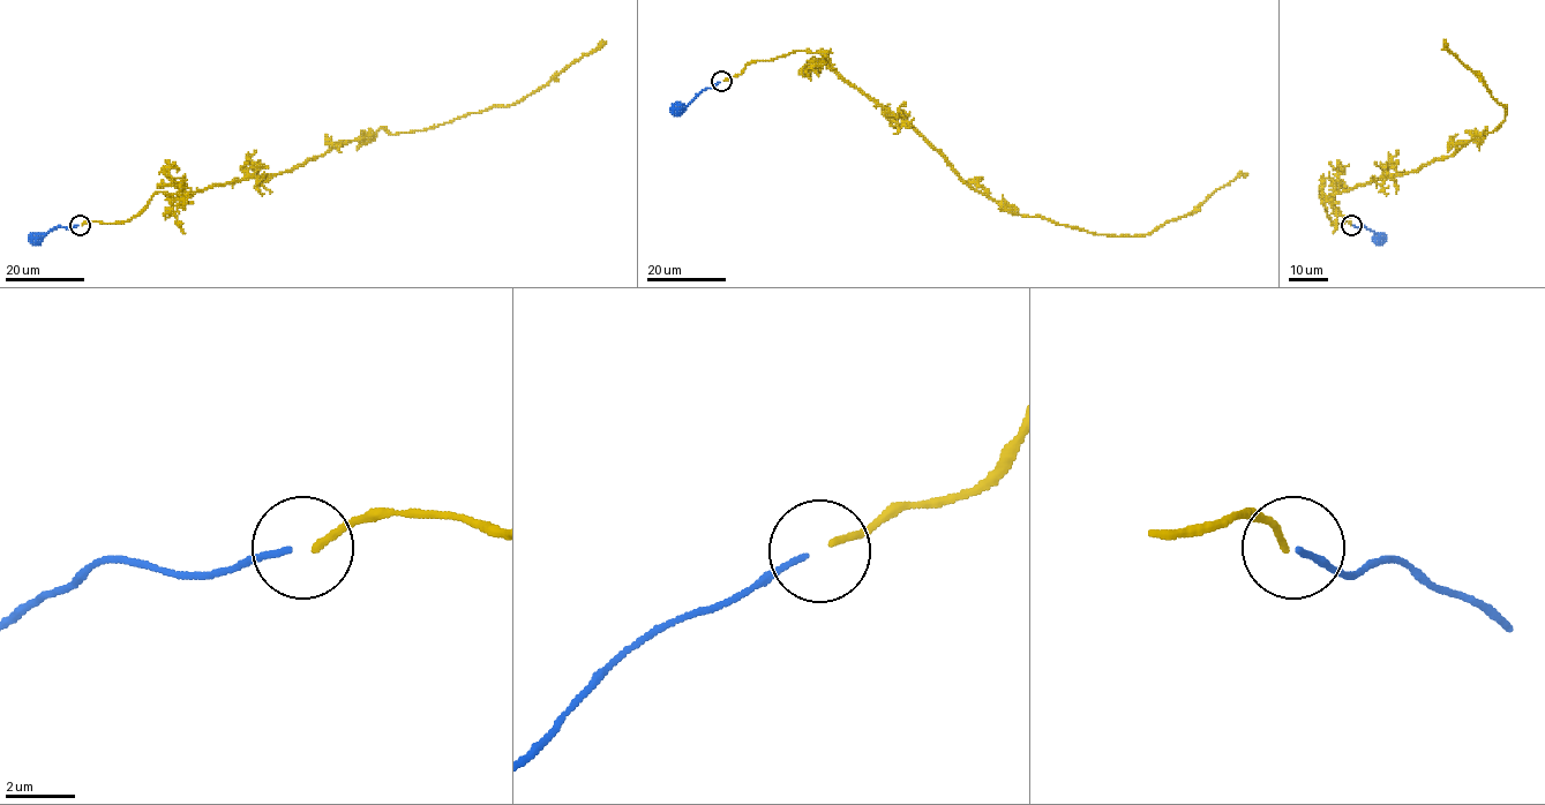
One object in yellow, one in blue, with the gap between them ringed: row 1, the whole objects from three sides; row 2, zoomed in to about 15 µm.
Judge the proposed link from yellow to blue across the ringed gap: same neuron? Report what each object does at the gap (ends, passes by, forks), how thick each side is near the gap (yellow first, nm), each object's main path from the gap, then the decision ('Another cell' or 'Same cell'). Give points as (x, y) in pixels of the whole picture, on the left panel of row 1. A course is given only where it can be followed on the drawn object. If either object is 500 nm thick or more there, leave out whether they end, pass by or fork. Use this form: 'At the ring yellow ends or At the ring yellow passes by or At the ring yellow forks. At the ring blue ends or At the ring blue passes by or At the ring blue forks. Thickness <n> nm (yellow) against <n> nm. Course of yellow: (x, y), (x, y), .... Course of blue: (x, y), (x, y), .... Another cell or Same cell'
At the ring yellow ends. At the ring blue ends. Thickness 200 nm (yellow) against 150 nm. Course of yellow: (81, 225), (124, 223), (158, 192), (188, 195), (287, 172), (381, 128), (426, 129), (515, 104), (605, 42). Course of blue: (79, 225), (57, 226), (35, 239). Another cell

